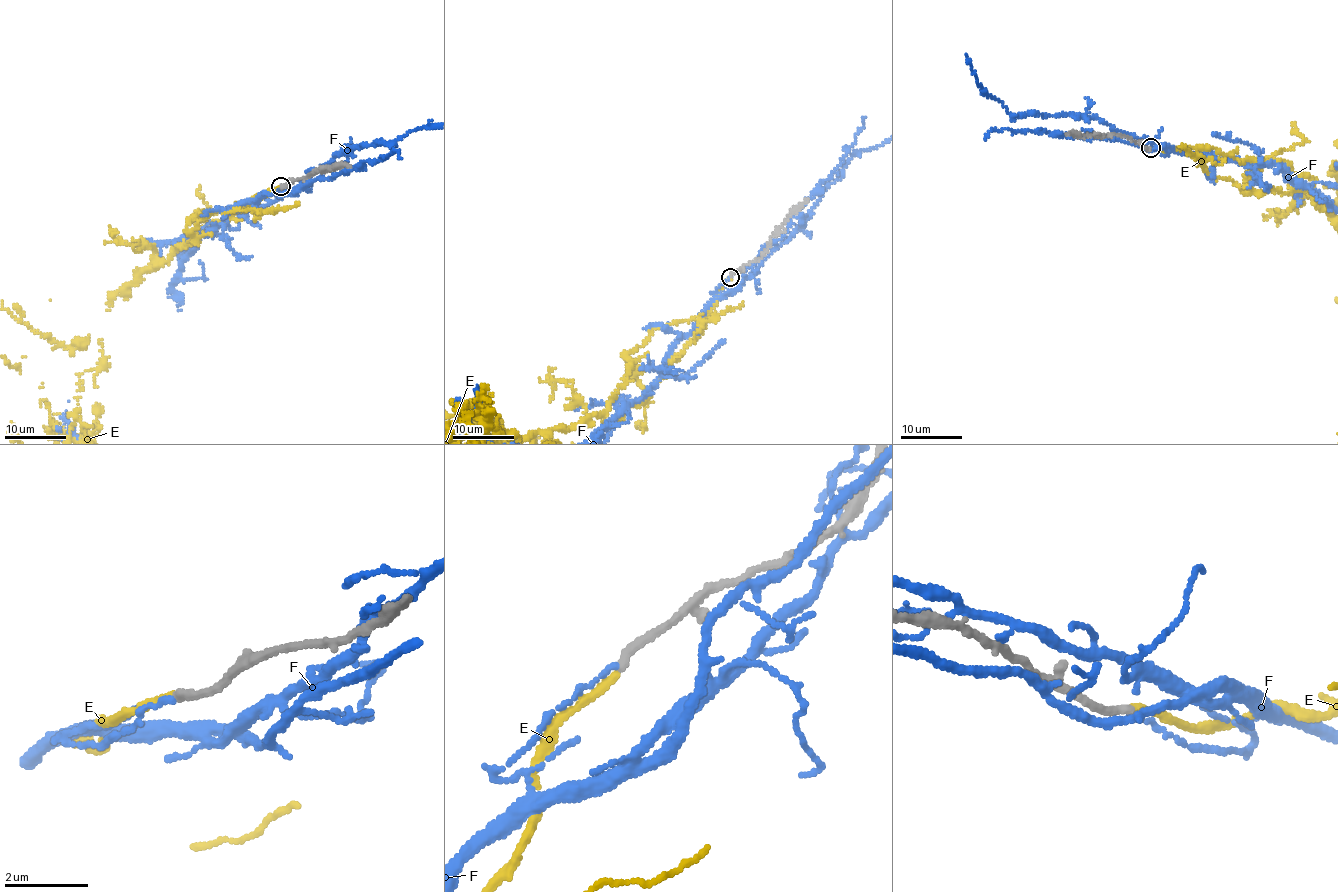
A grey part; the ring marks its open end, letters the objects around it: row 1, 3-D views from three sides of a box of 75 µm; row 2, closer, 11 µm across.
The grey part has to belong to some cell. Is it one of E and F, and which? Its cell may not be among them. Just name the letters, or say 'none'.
E

